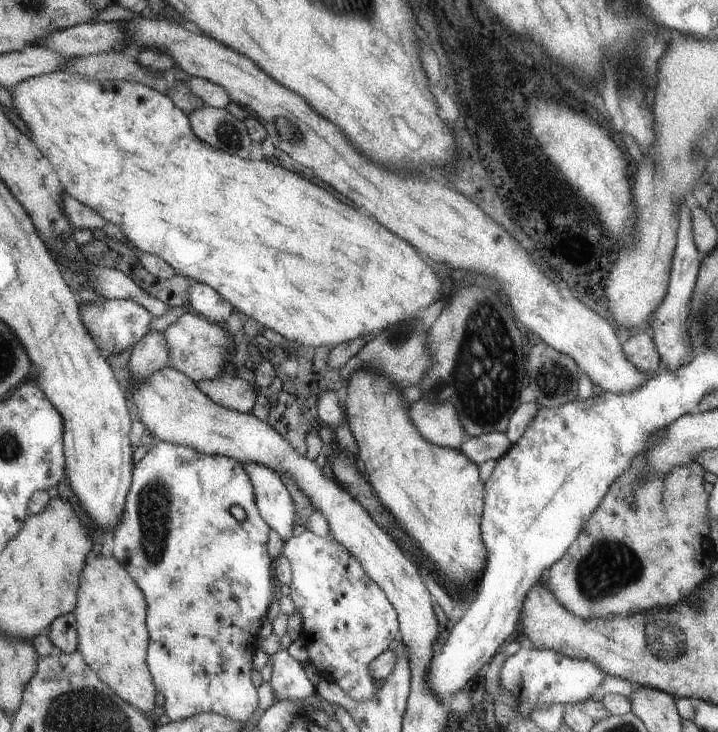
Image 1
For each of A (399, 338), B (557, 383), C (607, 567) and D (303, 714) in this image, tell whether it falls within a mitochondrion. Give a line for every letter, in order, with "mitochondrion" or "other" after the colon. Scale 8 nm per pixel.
A: mitochondrion
B: mitochondrion
C: mitochondrion
D: other

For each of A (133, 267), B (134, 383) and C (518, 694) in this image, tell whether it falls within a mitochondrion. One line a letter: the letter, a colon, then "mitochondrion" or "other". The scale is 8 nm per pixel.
A: other
B: other
C: other

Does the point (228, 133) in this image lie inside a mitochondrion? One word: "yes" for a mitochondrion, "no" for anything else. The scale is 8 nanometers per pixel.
yes

